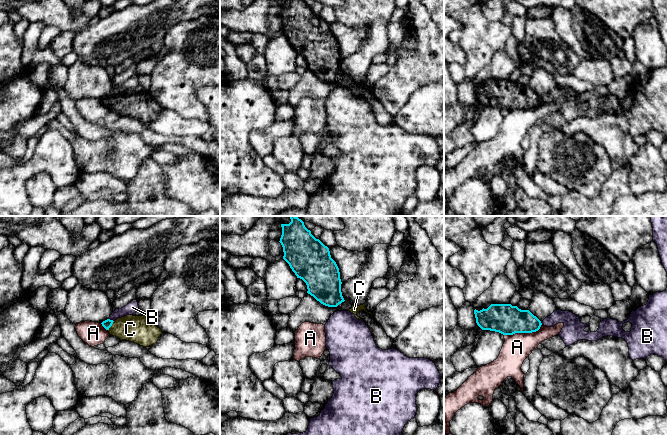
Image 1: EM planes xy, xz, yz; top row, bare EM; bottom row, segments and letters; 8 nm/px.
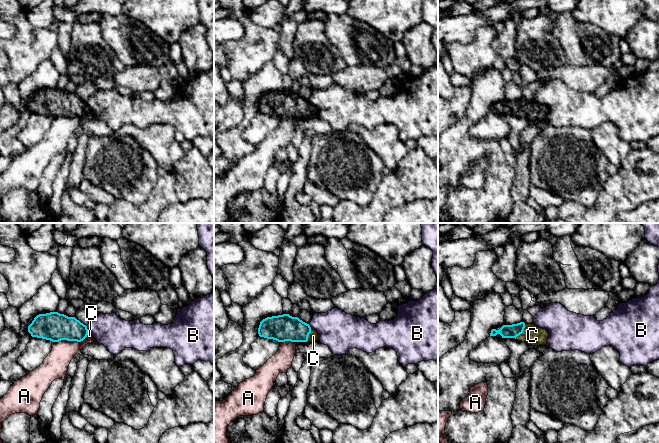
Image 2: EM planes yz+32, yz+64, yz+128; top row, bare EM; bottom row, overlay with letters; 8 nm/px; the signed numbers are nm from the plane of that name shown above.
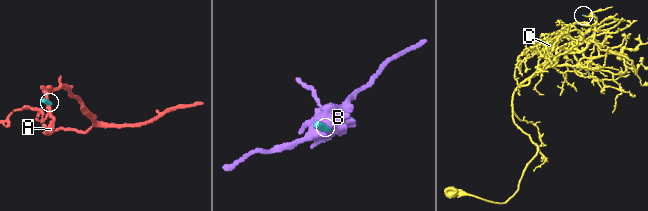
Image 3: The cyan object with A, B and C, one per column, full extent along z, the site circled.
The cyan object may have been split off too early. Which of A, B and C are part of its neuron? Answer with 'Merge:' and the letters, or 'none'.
Merge: C

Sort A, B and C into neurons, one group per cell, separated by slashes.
A / B / C

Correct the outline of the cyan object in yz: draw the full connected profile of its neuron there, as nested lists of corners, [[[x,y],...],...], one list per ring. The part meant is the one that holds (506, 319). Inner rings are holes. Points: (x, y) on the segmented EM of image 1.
[[[491,304],[487,309],[475,309],[474,314],[476,323],[482,330],[503,335],[536,332],[542,325],[529,310],[521,310],[511,304]]]

